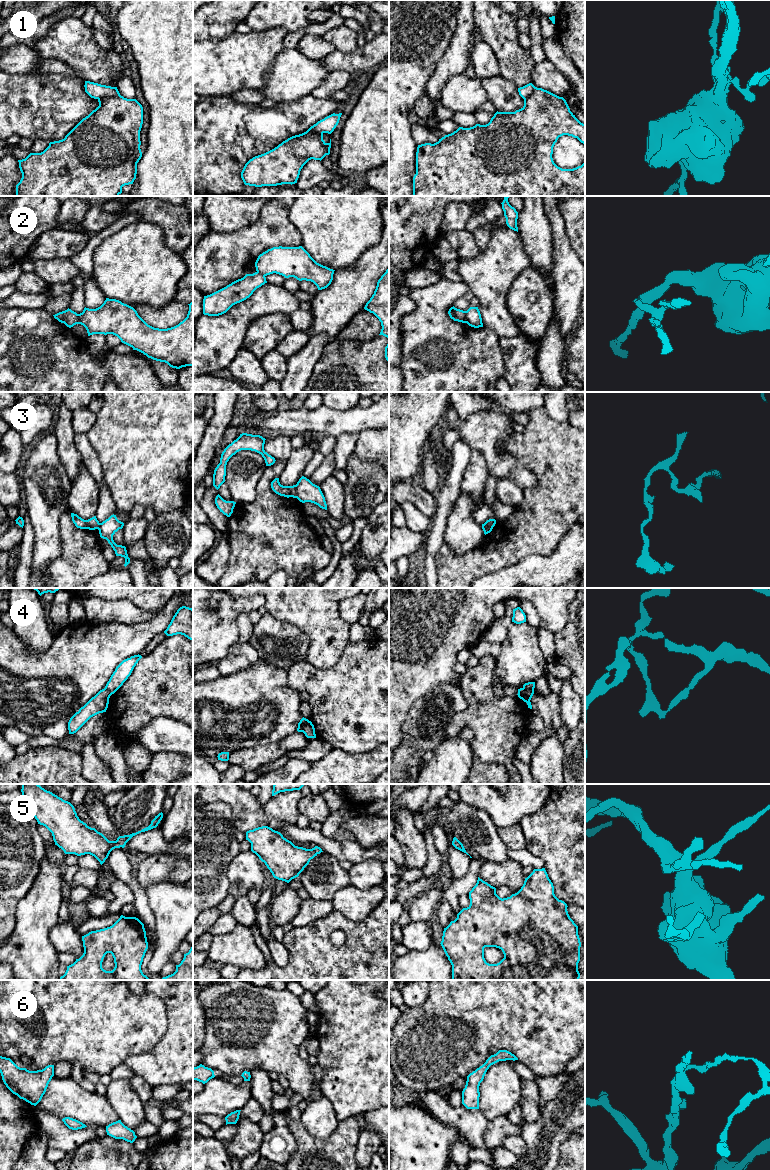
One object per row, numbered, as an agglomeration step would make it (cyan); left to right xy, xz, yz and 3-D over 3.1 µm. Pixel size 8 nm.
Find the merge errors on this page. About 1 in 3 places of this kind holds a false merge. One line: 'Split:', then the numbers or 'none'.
Split: 1, 2, 3, 4

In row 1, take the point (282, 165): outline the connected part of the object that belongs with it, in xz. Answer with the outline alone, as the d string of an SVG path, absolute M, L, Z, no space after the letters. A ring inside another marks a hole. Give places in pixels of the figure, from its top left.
M306 132L250 159L241 178L245 185L255 187L295 184L303 166L311 159L321 161L330 154L330 148L331 139L326 143L323 133Z

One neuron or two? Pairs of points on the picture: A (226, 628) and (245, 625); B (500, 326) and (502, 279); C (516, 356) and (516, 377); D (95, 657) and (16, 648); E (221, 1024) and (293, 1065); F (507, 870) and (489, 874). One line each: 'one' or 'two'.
A: two
B: one
C: one
D: one
E: one
F: one

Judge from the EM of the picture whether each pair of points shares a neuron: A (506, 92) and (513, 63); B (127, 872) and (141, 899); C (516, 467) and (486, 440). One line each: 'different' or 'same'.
A: different
B: same
C: same

